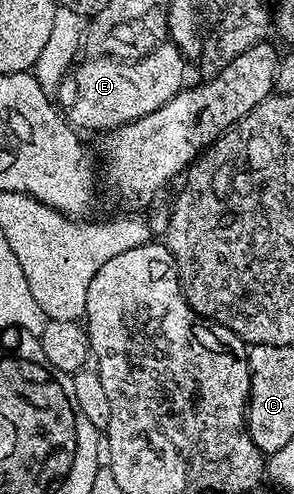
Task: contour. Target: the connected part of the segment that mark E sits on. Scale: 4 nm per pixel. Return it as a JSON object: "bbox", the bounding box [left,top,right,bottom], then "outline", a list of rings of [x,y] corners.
{"bbox":[67,42,187,134],"outline":[[[172,42],[154,44],[149,53],[138,60],[115,60],[111,56],[83,60],[72,73],[71,84],[73,80],[77,89],[73,92],[73,101],[67,104],[68,122],[77,130],[90,128],[101,134],[111,128],[121,128],[162,108],[186,83],[187,57]]]}

